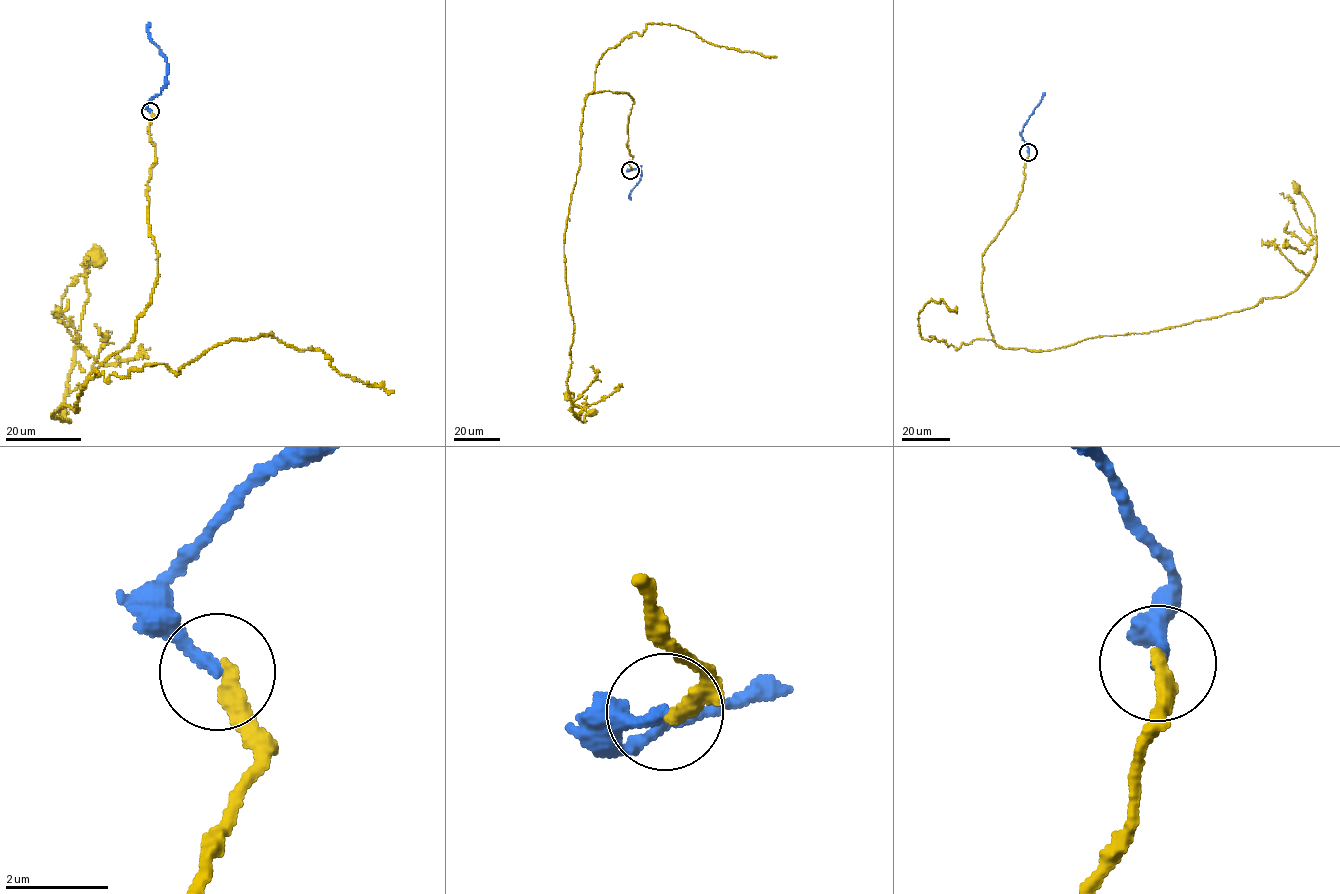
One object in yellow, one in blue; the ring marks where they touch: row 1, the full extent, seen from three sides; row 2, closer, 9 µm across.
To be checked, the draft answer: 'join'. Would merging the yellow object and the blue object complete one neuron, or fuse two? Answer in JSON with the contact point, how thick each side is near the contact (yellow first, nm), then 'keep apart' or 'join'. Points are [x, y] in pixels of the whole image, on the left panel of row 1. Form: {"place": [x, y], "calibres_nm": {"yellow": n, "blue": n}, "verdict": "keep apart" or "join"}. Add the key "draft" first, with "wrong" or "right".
{"draft": "wrong", "place": [150, 111], "calibres_nm": {"yellow": 320, "blue": 240}, "verdict": "keep apart"}

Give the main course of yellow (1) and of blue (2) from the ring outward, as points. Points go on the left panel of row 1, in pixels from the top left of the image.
1: (151, 111), (150, 303), (133, 339), (89, 375), (77, 412), (55, 411), (63, 422), (86, 266), (95, 258)
2: (150, 111), (147, 104), (165, 85), (167, 73), (166, 58), (149, 36), (150, 23)

